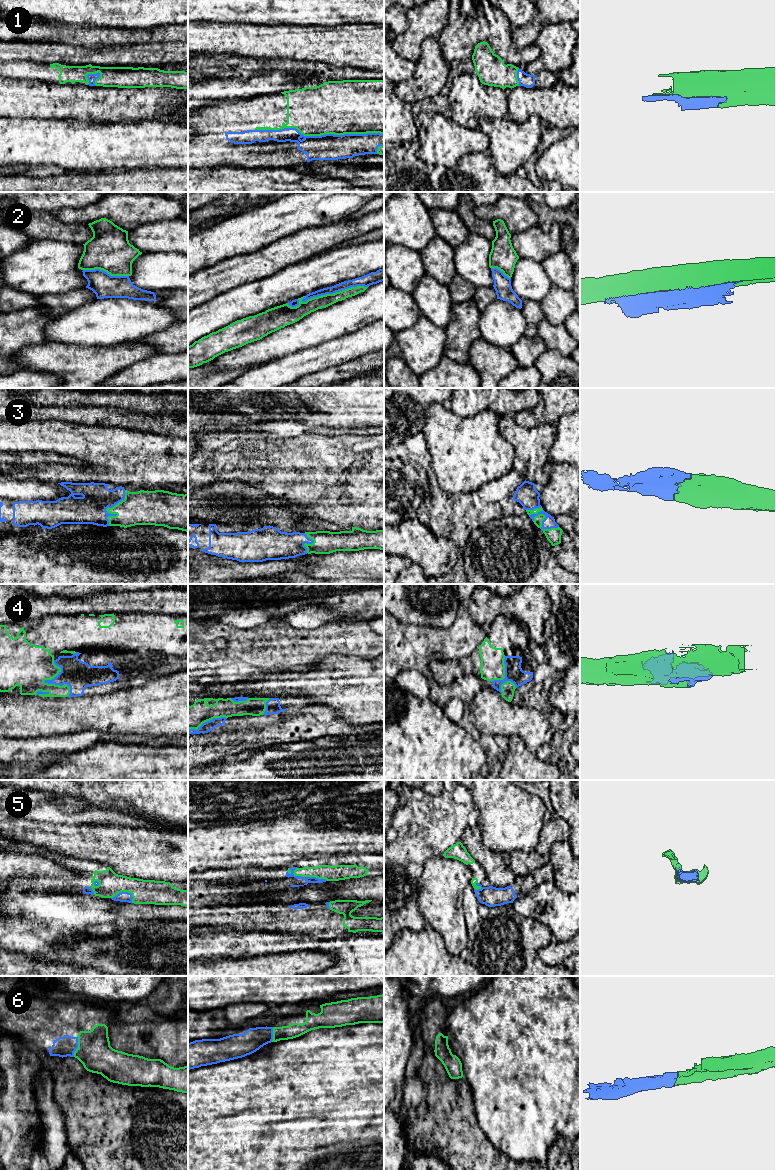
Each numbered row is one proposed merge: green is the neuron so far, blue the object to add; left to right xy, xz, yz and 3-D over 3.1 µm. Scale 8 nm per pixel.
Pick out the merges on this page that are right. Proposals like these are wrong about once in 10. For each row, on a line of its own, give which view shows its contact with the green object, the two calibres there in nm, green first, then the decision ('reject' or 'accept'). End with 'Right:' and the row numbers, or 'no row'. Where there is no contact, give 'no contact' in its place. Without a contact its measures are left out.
1: meets green in xz; 420 nm thick on the green side, 200 nm on the other; accept
2: meets green in xz; 110 nm thick on the green side, 80 nm on the other; reject
3: meets green in yz; 70 nm thick on the green side, 100 nm on the other; accept
4: meets green in xy; 360 nm thick on the green side, 220 nm on the other; accept
5: meets green in xz; 130 nm thick on the green side, 50 nm on the other; accept
6: meets green in xy; 280 nm thick on the green side, 160 nm on the other; accept
Right: 1, 3, 4, 5, 6

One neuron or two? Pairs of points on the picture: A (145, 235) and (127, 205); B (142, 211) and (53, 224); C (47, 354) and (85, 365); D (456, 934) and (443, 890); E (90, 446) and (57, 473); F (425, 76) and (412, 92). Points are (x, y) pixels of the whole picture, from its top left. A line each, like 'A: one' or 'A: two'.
A: two
B: two
C: one
D: one
E: one
F: one

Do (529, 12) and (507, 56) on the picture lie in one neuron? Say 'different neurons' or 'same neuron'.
different neurons

